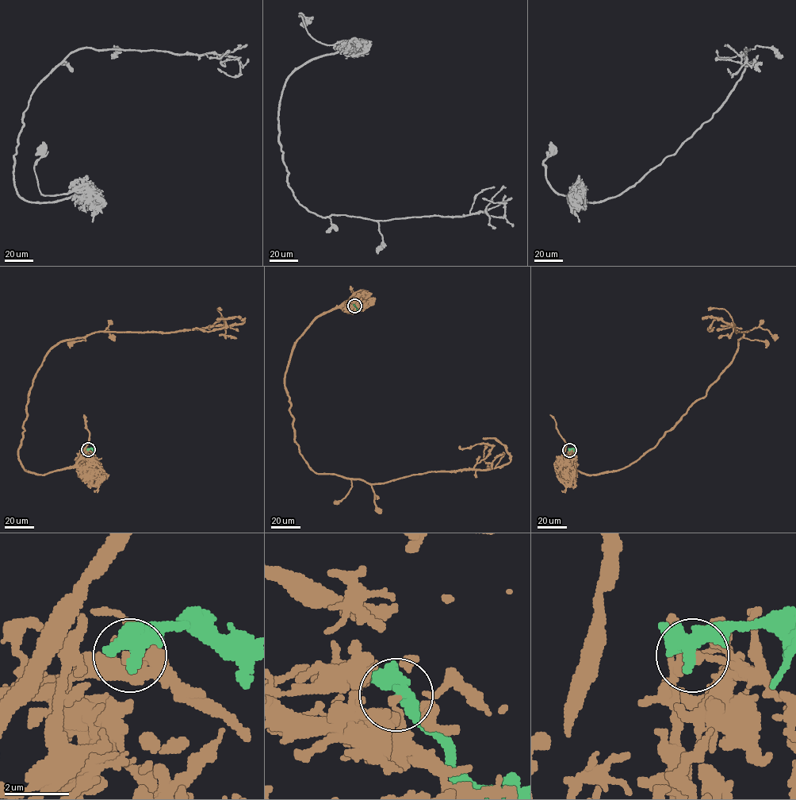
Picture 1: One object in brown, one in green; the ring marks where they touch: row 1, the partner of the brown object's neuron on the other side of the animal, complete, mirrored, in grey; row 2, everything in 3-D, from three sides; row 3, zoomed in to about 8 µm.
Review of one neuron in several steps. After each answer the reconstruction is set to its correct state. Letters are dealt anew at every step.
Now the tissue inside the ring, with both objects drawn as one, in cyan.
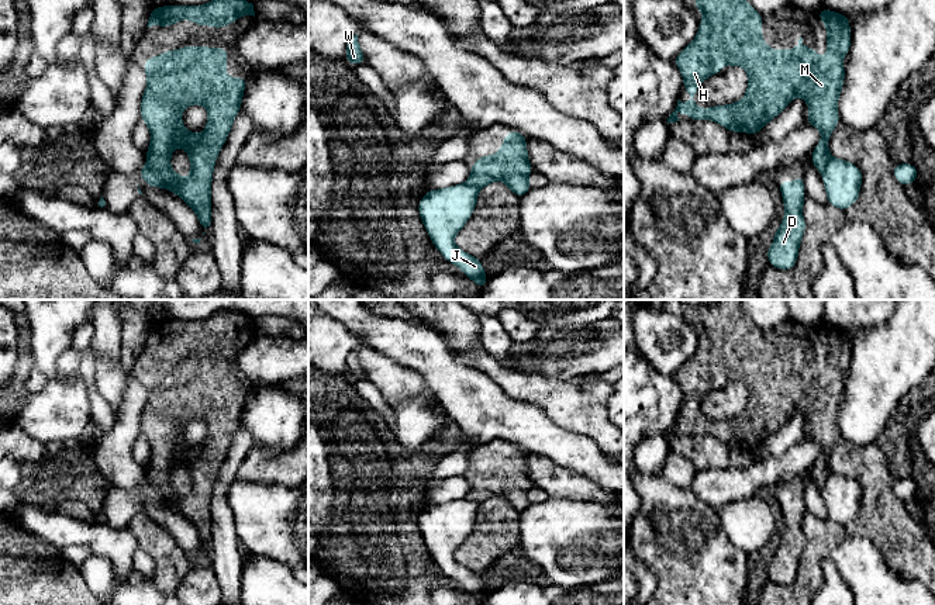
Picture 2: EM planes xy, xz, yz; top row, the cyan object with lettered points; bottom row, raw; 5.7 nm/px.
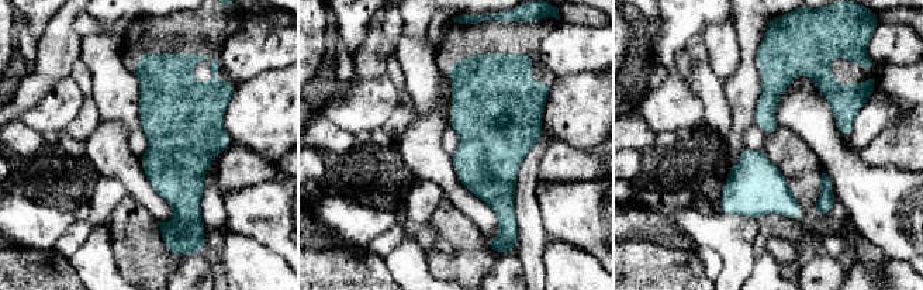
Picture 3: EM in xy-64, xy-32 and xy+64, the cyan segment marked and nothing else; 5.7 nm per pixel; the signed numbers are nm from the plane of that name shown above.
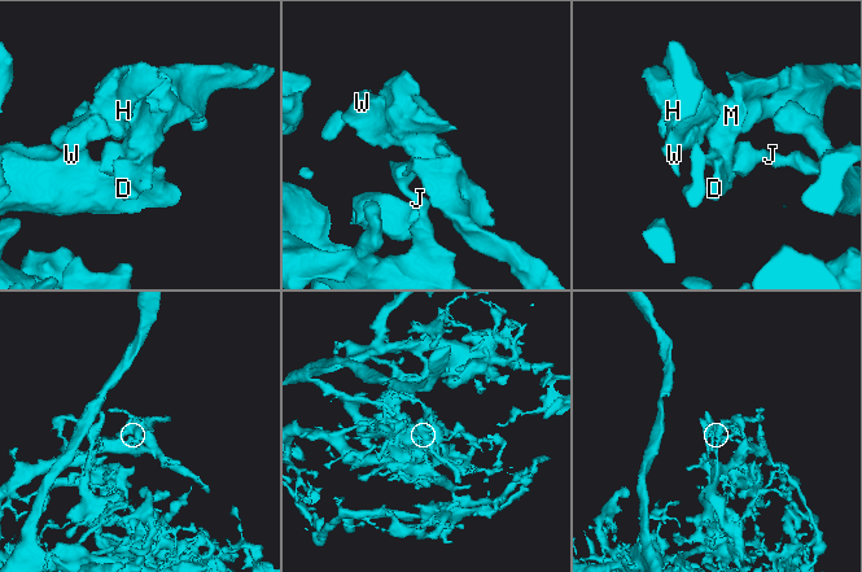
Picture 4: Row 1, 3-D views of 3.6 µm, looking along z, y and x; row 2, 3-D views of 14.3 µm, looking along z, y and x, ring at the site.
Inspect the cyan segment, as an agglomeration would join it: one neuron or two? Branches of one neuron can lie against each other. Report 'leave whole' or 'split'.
split

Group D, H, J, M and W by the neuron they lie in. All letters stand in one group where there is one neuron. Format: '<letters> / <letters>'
D H M W / J

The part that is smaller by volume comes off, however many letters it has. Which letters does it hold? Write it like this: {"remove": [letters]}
{"remove": ["D", "H", "M", "W"]}

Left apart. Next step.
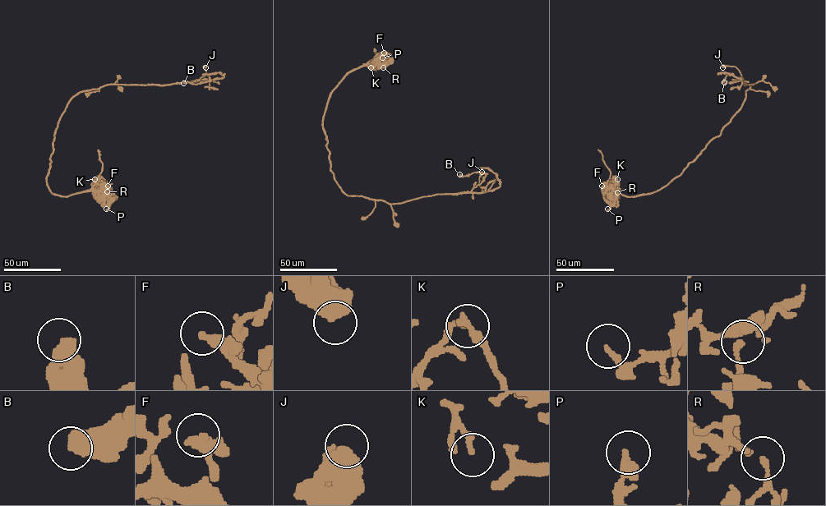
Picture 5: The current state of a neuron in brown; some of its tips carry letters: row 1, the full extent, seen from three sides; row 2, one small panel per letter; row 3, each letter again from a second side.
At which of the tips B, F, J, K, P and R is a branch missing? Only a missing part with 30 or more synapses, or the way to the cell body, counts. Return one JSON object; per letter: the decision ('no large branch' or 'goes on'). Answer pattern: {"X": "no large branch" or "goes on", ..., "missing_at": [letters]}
{"B": "no large branch", "F": "no large branch", "J": "no large branch", "K": "no large branch", "P": "no large branch", "R": "no large branch", "missing_at": []}

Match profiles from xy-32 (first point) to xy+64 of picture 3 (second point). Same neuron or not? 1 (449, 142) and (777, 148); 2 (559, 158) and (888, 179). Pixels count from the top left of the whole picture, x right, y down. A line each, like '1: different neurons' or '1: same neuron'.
1: different neurons
2: different neurons

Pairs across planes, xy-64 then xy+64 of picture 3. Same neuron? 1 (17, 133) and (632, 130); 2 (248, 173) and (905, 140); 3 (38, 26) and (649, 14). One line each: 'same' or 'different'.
1: same
2: same
3: different

